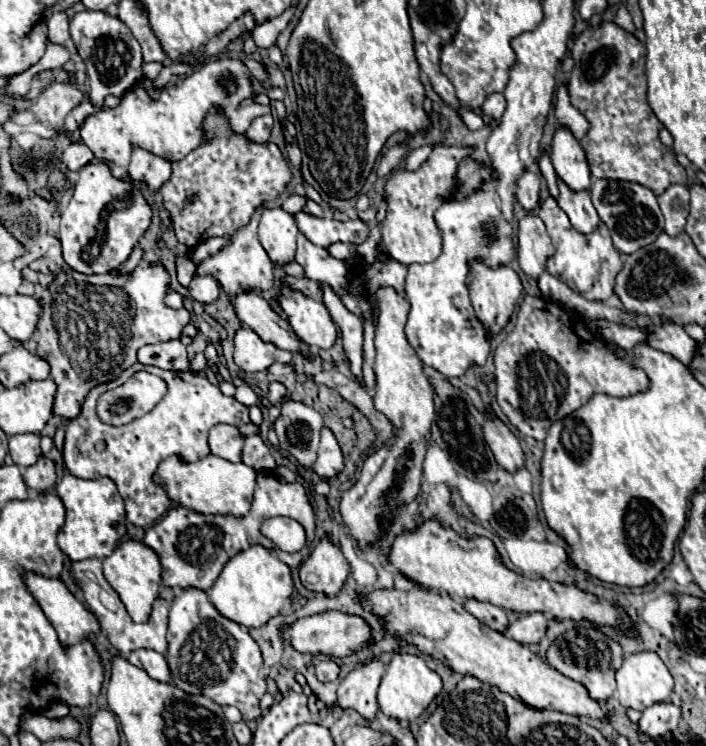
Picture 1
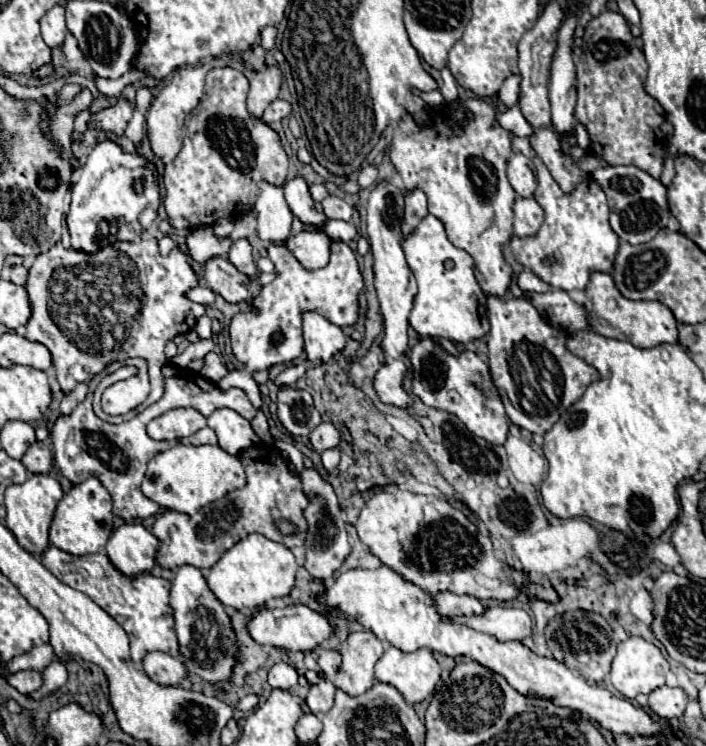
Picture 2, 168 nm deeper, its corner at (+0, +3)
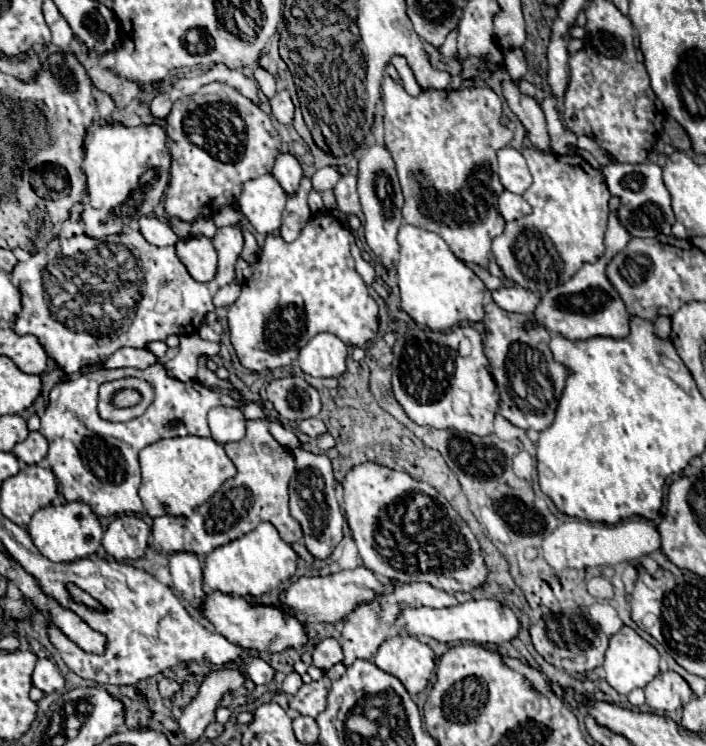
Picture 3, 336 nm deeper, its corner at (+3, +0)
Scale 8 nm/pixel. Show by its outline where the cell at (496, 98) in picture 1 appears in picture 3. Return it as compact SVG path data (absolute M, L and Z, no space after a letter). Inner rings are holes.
M510 50L508 54L506 54L506 62L504 62L504 66L506 66L506 72L510 74L510 78L514 80L514 82L520 82L522 78L524 78L524 74L526 74L526 60L524 60L524 52L522 50Z

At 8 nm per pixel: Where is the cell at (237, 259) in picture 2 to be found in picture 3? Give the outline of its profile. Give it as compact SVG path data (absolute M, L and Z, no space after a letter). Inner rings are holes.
M236 226L218 228L216 238L212 243L218 256L218 276L210 284L198 284L188 274L174 246L152 246L140 232L126 232L100 242L84 234L58 240L54 252L52 248L38 252L12 272L12 282L18 282L22 294L22 312L14 322L14 332L20 336L34 334L66 374L96 366L118 348L146 348L154 340L182 334L180 328L194 334L204 324L206 314L214 310L214 292L236 278L234 264L244 246L242 232ZM20 268L28 272L20 272Z

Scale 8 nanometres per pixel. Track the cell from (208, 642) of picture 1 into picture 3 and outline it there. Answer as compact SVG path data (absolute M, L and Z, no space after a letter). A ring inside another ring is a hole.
M174 554L170 556L172 588L184 598L194 610L202 610L206 602L206 592L202 586L202 562L194 554Z

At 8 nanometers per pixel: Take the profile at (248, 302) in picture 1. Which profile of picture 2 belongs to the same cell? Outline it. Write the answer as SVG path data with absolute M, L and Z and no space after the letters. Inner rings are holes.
M211 257L203 265L201 275L205 279L205 285L217 295L221 295L223 299L227 299L229 303L237 303L241 299L249 303L253 297L251 295L253 287L249 283L249 277L239 273L237 267L223 257Z

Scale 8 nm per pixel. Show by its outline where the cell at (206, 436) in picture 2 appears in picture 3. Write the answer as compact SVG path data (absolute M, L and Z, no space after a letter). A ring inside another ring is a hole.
M162 364L150 366L146 370L136 368L120 368L120 370L96 370L82 374L76 380L64 380L50 392L50 402L42 420L42 436L48 440L48 464L62 484L64 498L84 500L94 508L98 516L120 516L120 514L144 514L142 500L138 496L140 488L140 466L138 466L138 450L164 440L178 436L210 436L210 428L206 422L206 414L214 406L238 406L238 402L202 386L200 382L180 382L170 378ZM128 376L146 378L154 384L156 398L148 406L148 410L124 424L106 422L98 416L98 388L106 381L113 381ZM180 412L186 412L186 428L172 428L170 422L174 418L182 418Z

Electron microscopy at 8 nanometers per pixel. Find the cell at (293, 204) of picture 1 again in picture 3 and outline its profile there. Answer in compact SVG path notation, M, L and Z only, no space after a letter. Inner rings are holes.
M342 176L340 182L334 186L334 196L340 206L340 212L350 216L360 212L358 202L358 178L356 176Z

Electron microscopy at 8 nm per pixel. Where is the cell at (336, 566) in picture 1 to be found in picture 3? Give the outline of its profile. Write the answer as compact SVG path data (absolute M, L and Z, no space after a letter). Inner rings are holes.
M300 448L292 450L296 458L296 476L290 482L290 514L300 522L304 544L316 560L326 560L340 544L344 532L344 516L336 502L336 480L326 454L312 454Z

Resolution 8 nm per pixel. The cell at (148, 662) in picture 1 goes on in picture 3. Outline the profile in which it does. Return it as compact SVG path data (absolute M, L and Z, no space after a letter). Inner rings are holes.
M162 678L160 682L158 682L158 690L160 690L160 694L162 694L162 698L172 698L176 692L178 692L178 682L174 680L174 678Z

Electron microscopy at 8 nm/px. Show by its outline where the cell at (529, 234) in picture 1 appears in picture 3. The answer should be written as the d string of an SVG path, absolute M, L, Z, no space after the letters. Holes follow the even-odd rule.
M504 190L500 196L498 196L498 210L500 214L504 216L506 222L512 222L512 220L520 220L524 216L528 216L532 212L530 204L518 196L518 194L512 194L508 190Z

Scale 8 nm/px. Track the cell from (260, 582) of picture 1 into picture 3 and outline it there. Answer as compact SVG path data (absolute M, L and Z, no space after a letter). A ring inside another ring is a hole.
M262 522L256 530L244 534L238 540L232 540L230 544L216 548L206 556L204 560L204 586L212 592L222 592L228 596L242 596L246 600L260 598L268 592L278 590L282 584L286 584L294 572L296 572L296 552L290 544L286 544L276 528L268 522Z

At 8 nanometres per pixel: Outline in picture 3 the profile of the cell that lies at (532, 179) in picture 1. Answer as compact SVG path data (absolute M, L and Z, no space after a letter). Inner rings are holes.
M510 146L502 148L498 152L498 162L500 162L500 182L506 190L514 194L524 194L532 186L526 160L518 150Z

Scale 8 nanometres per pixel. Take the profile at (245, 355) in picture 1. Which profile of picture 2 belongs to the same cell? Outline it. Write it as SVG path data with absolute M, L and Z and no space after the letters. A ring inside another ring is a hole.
M331 241L329 263L321 269L305 269L287 245L271 243L267 253L275 265L275 279L269 285L263 285L253 297L253 309L239 311L229 325L233 355L245 363L249 371L263 371L301 357L301 325L303 313L307 311L319 313L337 327L353 327L359 319L359 293L363 289L363 277L357 253L349 245Z

